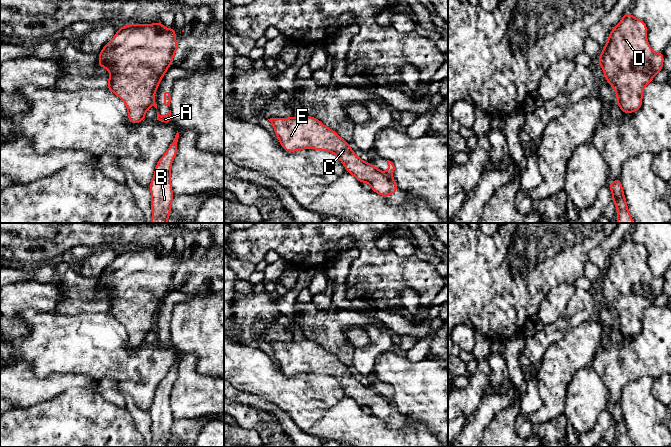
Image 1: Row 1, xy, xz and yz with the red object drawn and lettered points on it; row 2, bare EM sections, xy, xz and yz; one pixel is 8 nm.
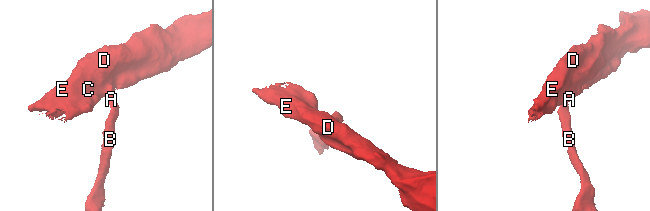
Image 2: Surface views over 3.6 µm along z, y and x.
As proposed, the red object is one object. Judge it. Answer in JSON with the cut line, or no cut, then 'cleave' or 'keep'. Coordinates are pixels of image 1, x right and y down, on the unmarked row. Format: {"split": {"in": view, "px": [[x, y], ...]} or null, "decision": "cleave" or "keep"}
{"split": {"in": "xz", "px": [[386, 397], [391, 400]]}, "decision": "cleave"}

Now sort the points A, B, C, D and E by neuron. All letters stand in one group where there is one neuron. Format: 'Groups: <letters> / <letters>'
Groups: A B / C D E

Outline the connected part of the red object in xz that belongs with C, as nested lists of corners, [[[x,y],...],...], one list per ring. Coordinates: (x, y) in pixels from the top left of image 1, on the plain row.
[[[312,340],[296,342],[270,342],[280,369],[287,376],[301,373],[316,373],[334,377],[344,392],[359,406],[368,407],[372,415],[383,421],[398,416],[397,408],[387,397],[378,394],[372,387],[361,384],[349,367],[335,355]]]

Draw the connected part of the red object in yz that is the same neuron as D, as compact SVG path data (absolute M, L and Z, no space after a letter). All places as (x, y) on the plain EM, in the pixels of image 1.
M630 235L626 236L620 247L611 254L598 284L598 288L603 292L605 304L614 312L618 330L624 338L633 337L641 332L644 310L663 294L664 277L655 277L646 259L646 247L634 242Z

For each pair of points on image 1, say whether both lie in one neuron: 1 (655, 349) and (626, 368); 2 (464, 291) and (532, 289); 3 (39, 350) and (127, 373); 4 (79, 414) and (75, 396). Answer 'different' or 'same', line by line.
1: same
2: same
3: same
4: same

